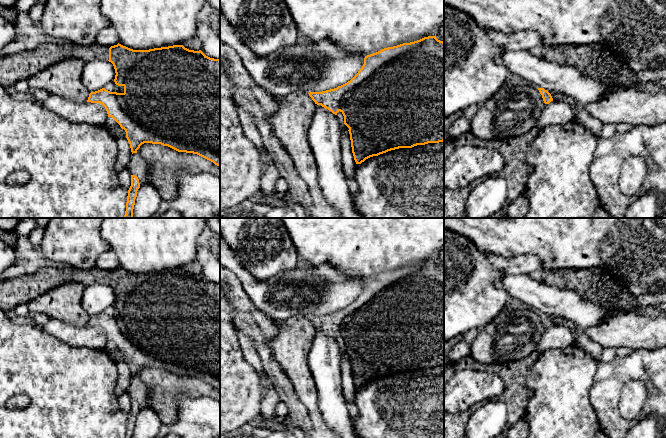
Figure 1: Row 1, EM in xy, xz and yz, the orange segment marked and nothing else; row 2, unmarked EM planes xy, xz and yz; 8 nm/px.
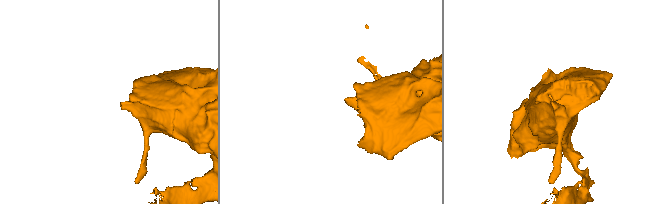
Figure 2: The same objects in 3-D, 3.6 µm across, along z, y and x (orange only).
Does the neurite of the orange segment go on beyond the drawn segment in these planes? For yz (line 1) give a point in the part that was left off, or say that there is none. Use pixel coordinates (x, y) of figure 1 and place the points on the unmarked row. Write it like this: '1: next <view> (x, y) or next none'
1: next none

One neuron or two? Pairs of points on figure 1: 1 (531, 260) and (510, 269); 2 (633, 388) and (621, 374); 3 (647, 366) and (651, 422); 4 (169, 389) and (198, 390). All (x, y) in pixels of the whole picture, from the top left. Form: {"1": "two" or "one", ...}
{"1": "one", "2": "two", "3": "two", "4": "one"}

